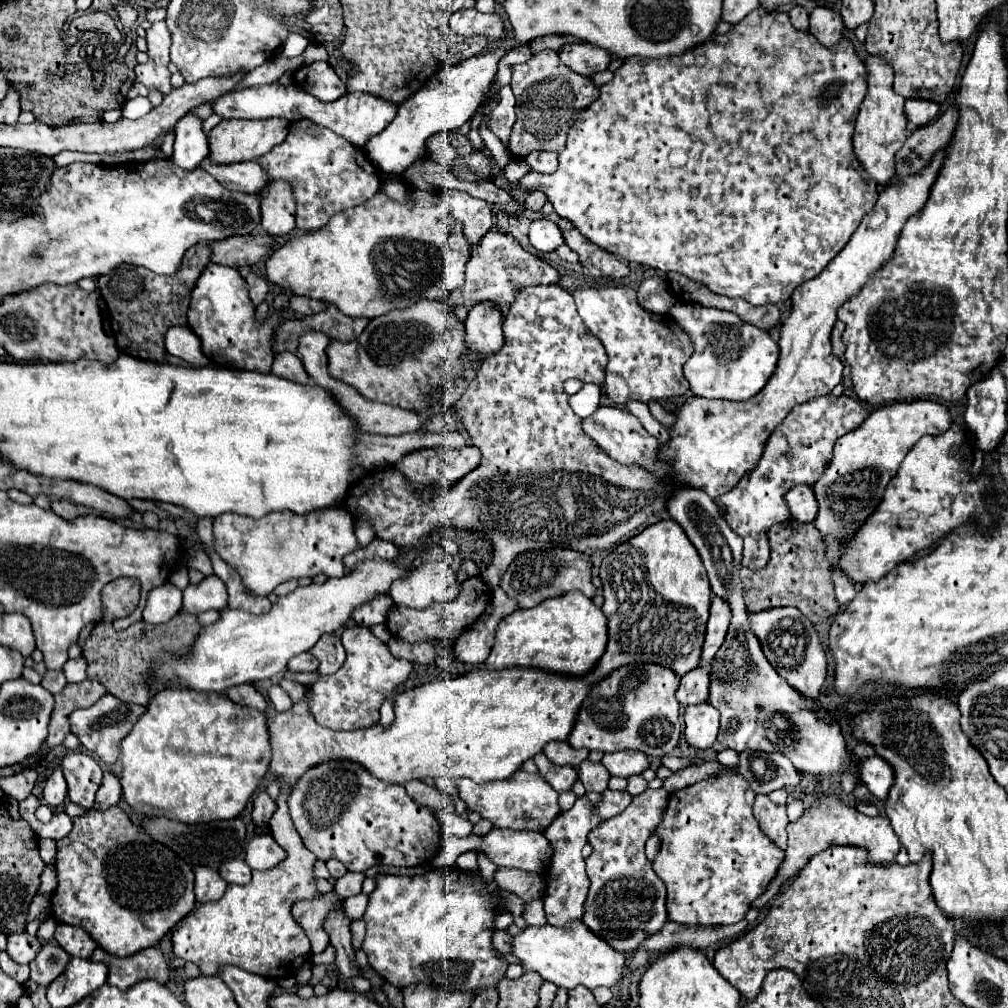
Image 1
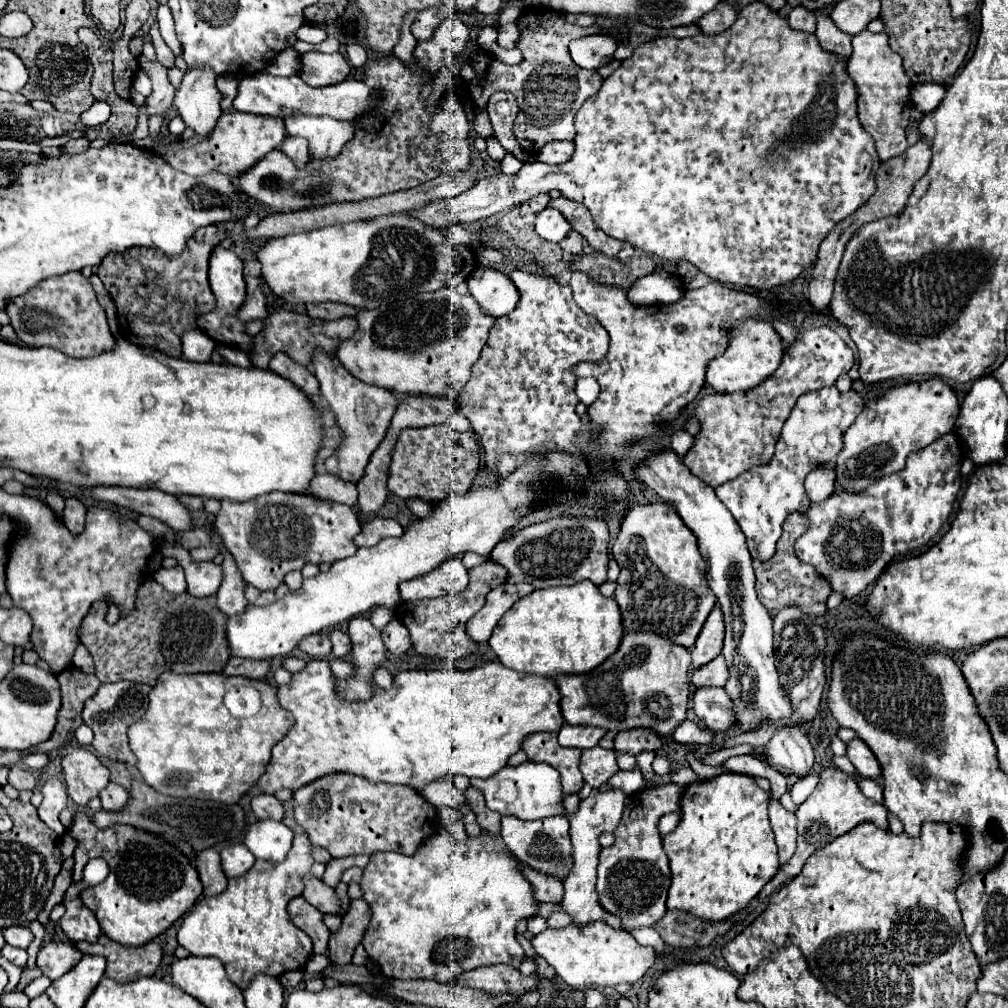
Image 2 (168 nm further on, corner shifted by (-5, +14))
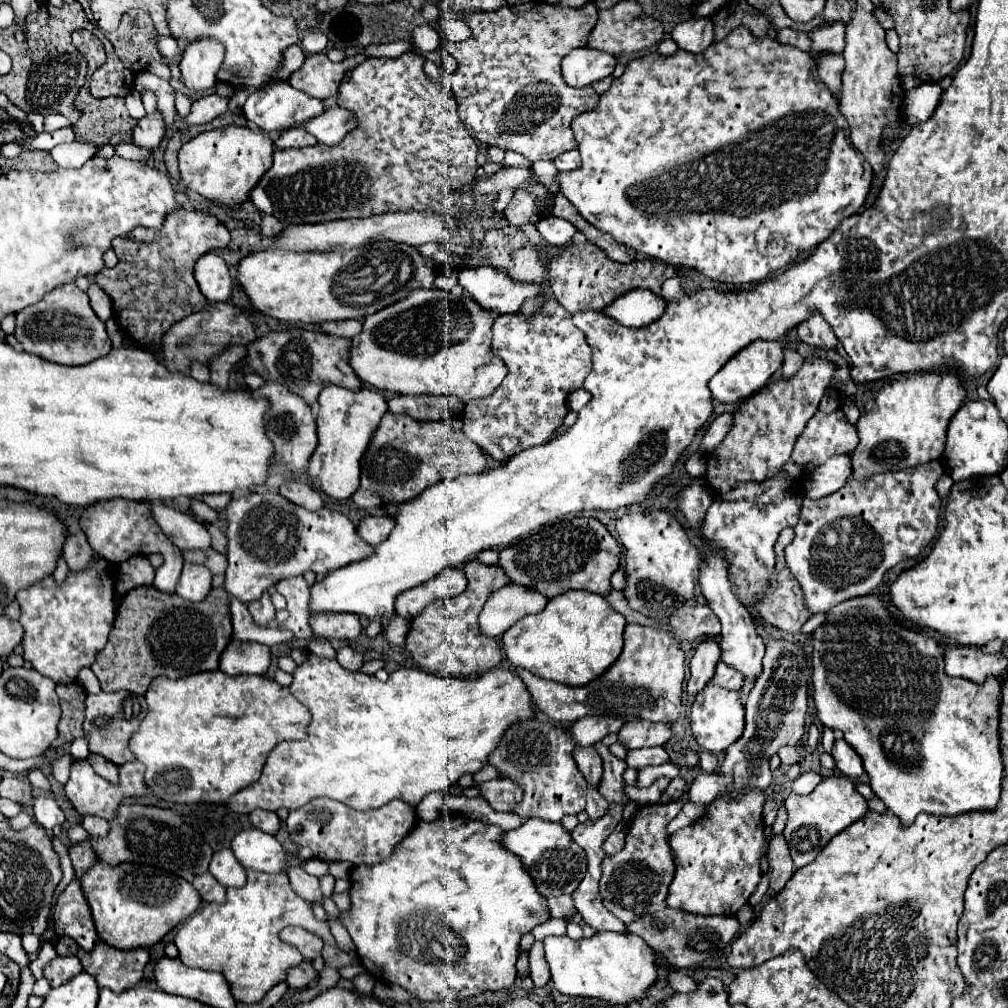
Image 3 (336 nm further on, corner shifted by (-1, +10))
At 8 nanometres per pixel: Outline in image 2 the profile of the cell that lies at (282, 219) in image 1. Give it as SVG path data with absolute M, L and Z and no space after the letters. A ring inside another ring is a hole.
M286 136L280 150L294 160L296 166L304 166L308 162L308 142L306 138L300 138L300 136Z

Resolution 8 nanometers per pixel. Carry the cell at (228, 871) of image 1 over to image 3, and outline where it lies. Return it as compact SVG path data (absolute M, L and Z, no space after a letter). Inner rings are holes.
M222 848L214 852L212 862L210 862L210 872L226 888L246 884L246 868L236 860L230 848Z

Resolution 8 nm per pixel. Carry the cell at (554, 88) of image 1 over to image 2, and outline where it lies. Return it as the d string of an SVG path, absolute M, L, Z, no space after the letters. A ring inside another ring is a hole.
M528 6L522 16L516 20L520 28L520 36L516 46L522 50L522 62L508 66L496 58L488 58L486 54L476 54L472 50L468 54L468 62L476 72L476 78L468 82L468 96L476 110L484 110L484 100L488 100L494 92L512 92L518 102L518 116L514 120L514 136L526 152L540 152L540 148L554 140L574 140L574 116L584 104L586 98L594 96L602 86L602 76L598 72L588 72L576 68L574 60L568 54L570 40L598 34L602 28L592 24L588 28L568 24L564 14L554 12L544 6Z

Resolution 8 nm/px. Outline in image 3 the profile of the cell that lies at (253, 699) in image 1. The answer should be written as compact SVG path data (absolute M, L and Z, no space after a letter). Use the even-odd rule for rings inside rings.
M232 640L220 656L220 670L228 676L266 674L270 666L270 648L258 642Z

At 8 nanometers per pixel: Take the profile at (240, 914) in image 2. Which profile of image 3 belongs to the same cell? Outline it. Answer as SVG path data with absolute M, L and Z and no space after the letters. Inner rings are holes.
M288 852L288 864L284 872L276 876L266 872L248 870L248 882L242 888L228 888L224 904L202 904L190 918L186 918L174 936L174 944L180 952L180 960L186 966L198 966L206 970L222 972L230 984L232 996L238 1002L260 1002L268 990L278 982L286 980L288 968L304 962L298 948L284 944L280 940L280 930L290 924L298 924L318 936L328 944L336 944L328 924L314 918L312 904L302 900L290 886L288 868L298 866L298 854Z

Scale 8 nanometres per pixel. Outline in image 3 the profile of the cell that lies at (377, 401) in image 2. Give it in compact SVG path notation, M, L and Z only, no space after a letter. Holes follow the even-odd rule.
M324 384L322 392L318 396L318 448L310 458L308 464L308 480L310 484L336 498L344 500L350 498L358 486L360 486L360 460L364 452L368 450L368 444L382 420L382 416L388 412L386 398L376 388L360 388L356 392L336 386L336 384Z

